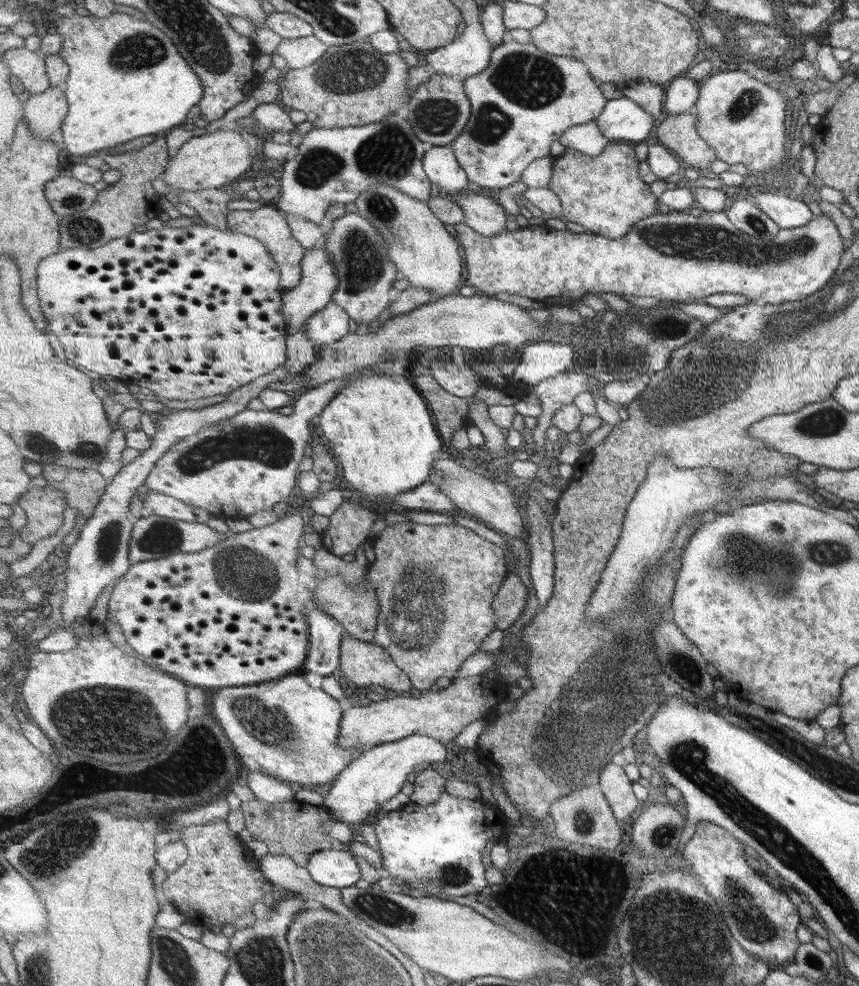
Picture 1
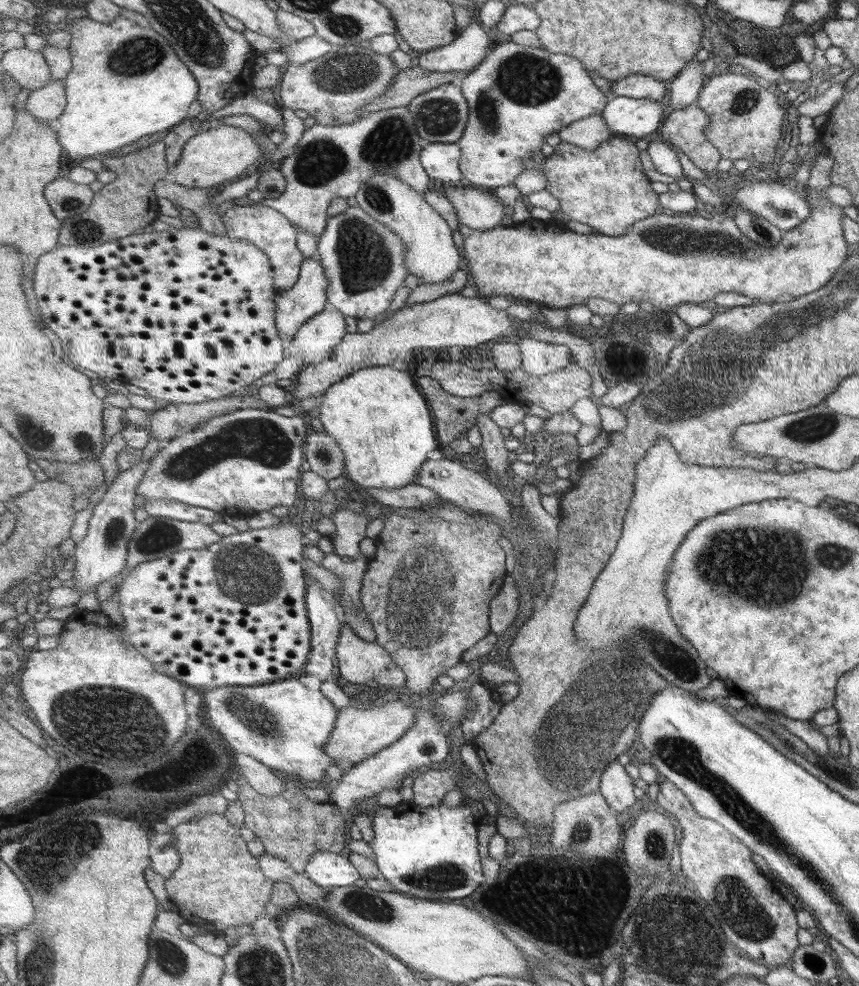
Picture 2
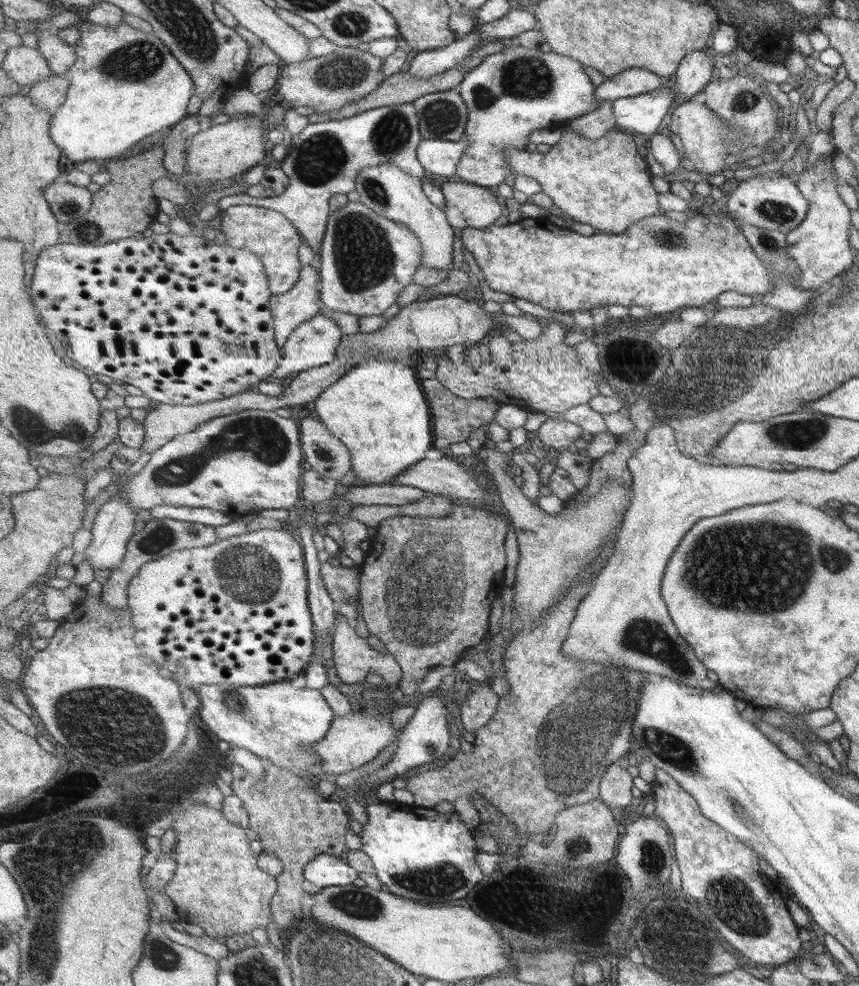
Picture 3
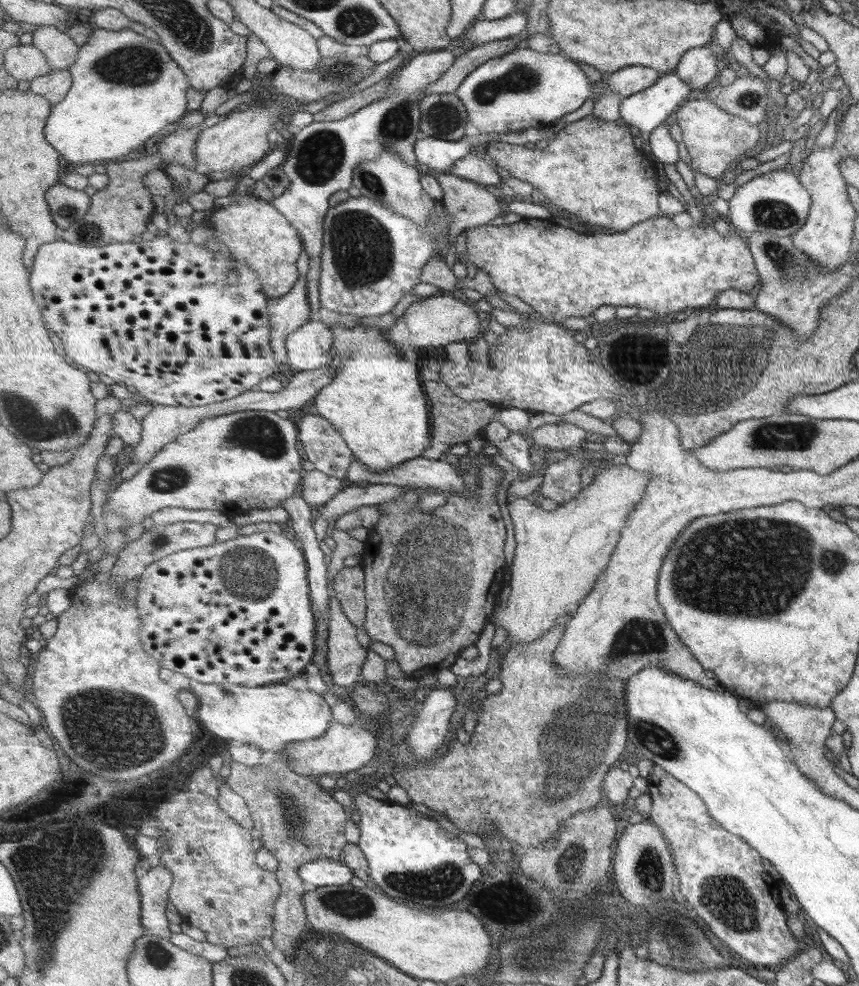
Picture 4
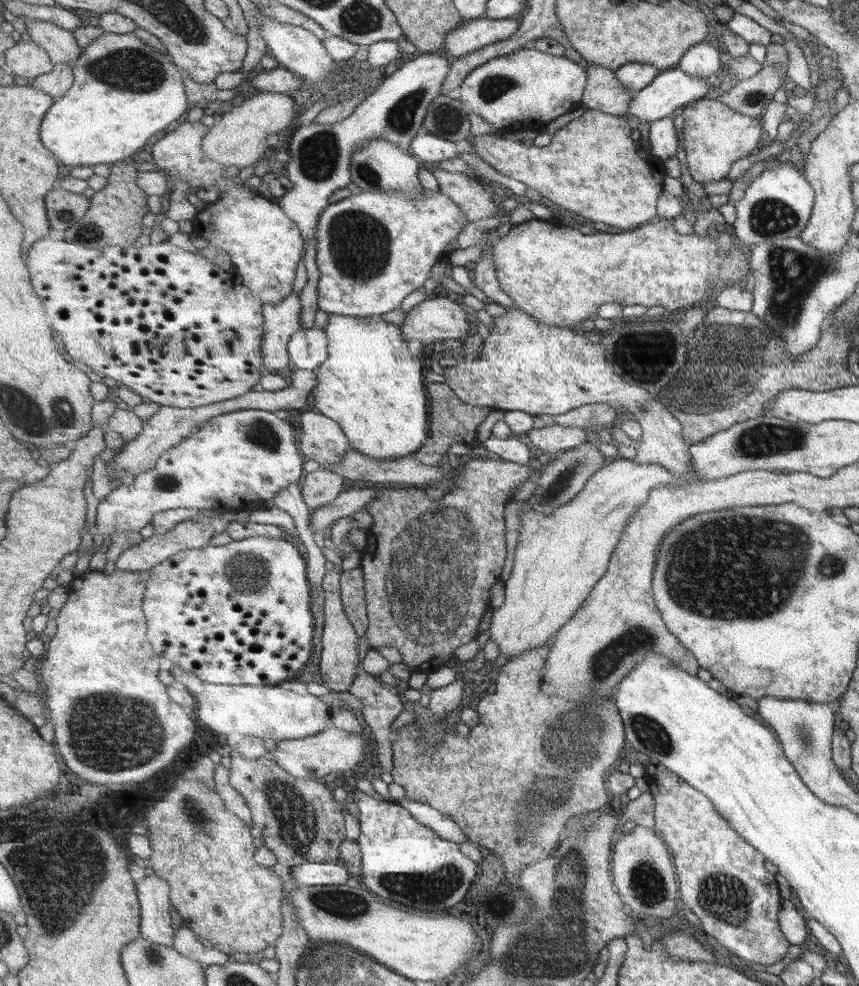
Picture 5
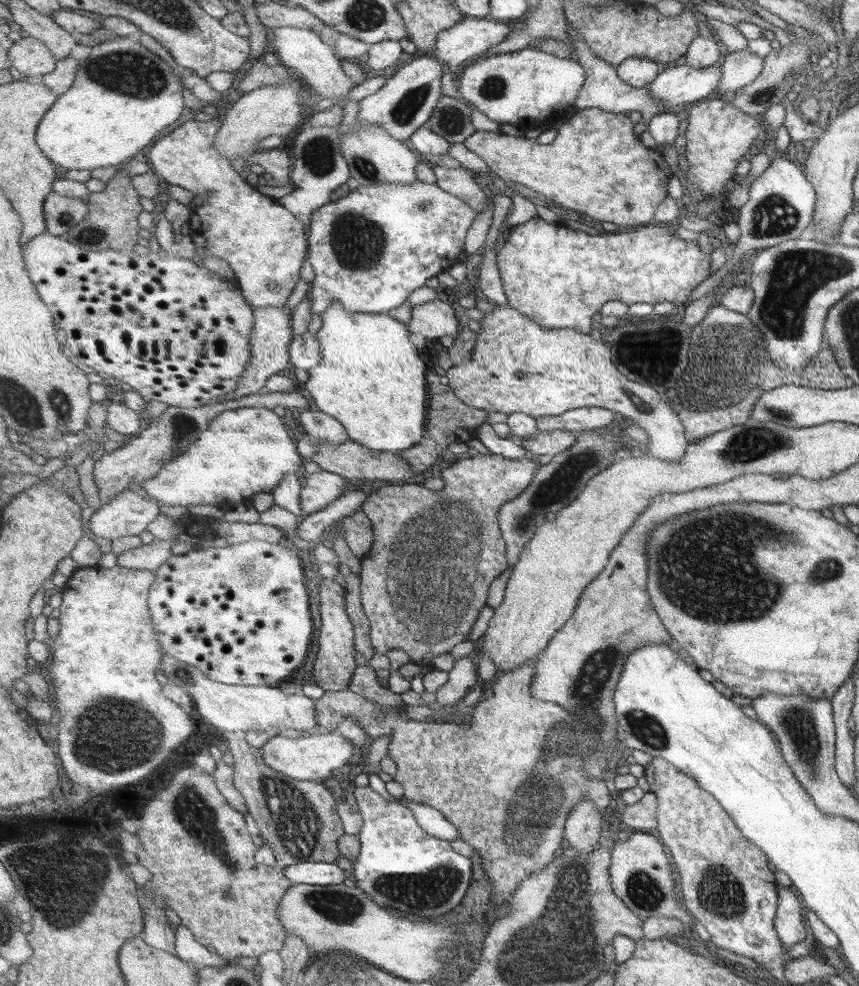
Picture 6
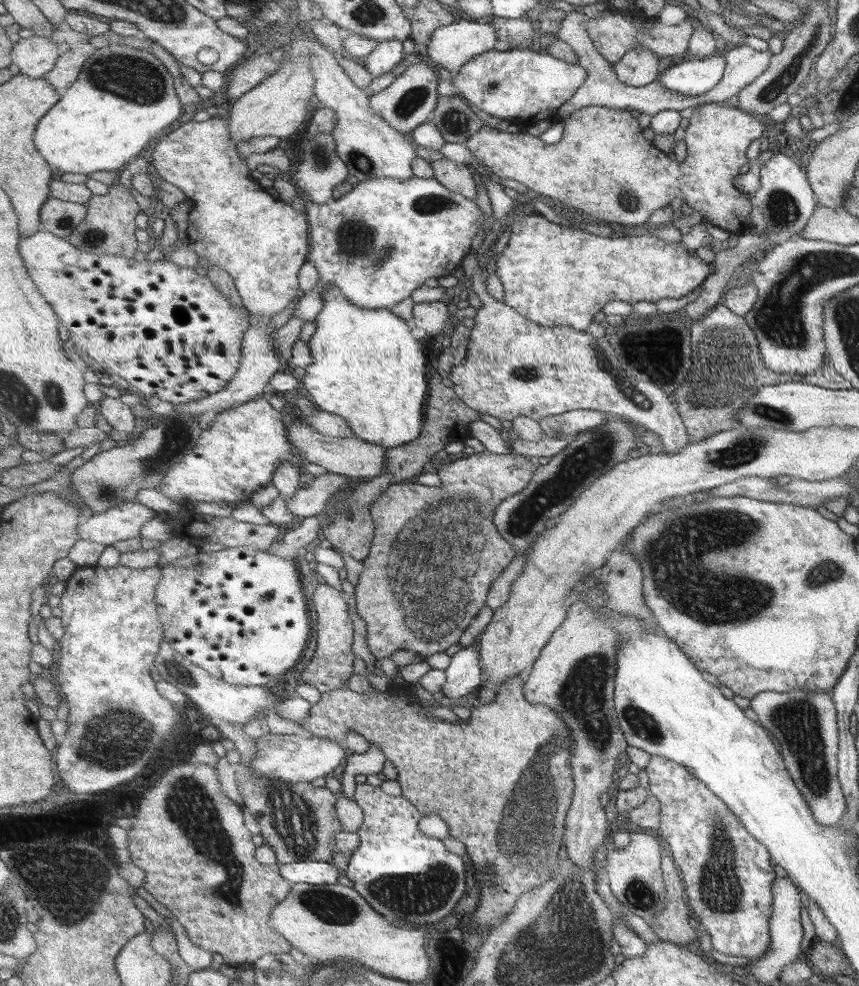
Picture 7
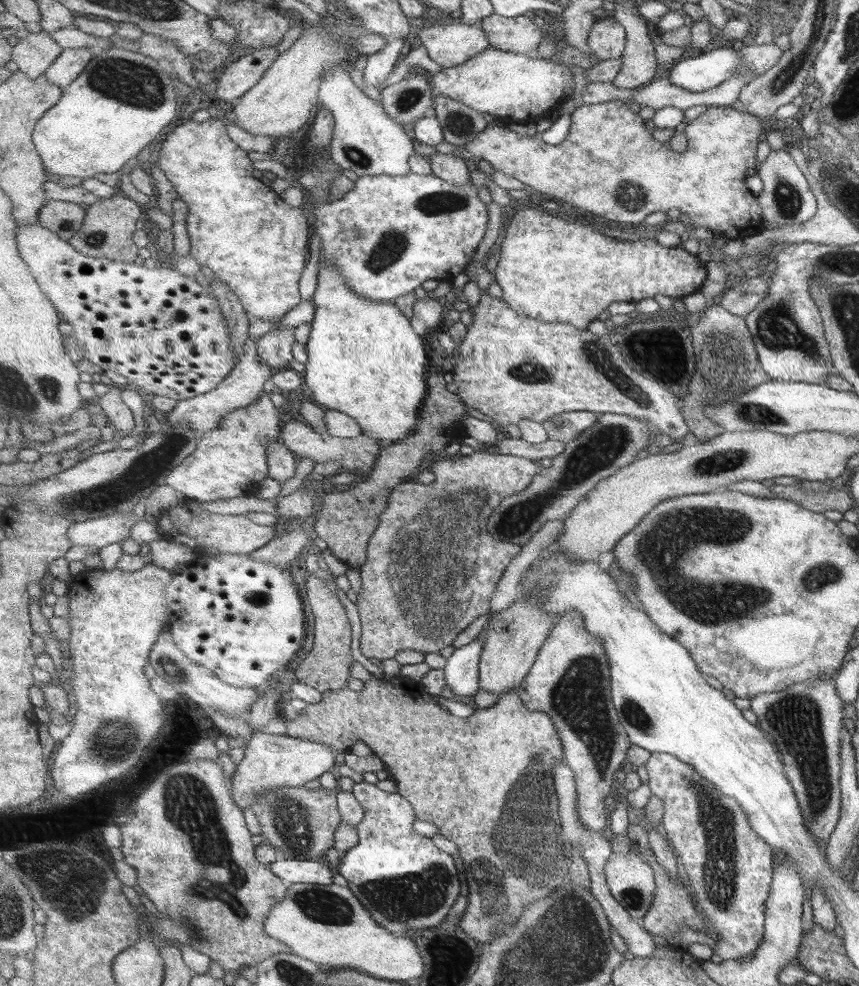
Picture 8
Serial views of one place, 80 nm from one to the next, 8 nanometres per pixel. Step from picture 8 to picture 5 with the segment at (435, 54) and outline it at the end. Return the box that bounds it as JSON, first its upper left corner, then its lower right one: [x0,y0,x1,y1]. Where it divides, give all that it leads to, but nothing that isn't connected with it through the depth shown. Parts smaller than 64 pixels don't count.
[444,18,521,61]

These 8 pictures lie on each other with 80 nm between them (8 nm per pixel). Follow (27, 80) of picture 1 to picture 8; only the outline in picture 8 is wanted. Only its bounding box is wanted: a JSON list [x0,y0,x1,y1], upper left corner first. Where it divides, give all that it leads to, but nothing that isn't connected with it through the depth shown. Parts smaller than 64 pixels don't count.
[12,30,64,79]

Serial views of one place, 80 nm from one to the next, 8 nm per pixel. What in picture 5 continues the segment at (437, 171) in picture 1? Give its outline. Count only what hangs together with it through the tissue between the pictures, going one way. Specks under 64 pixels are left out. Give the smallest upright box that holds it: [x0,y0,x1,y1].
[410,131,466,167]

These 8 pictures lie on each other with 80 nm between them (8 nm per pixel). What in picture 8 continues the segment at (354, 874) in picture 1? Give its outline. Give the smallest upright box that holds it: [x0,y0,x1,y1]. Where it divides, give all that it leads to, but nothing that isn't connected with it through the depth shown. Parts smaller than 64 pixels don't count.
[269,859,335,885]

